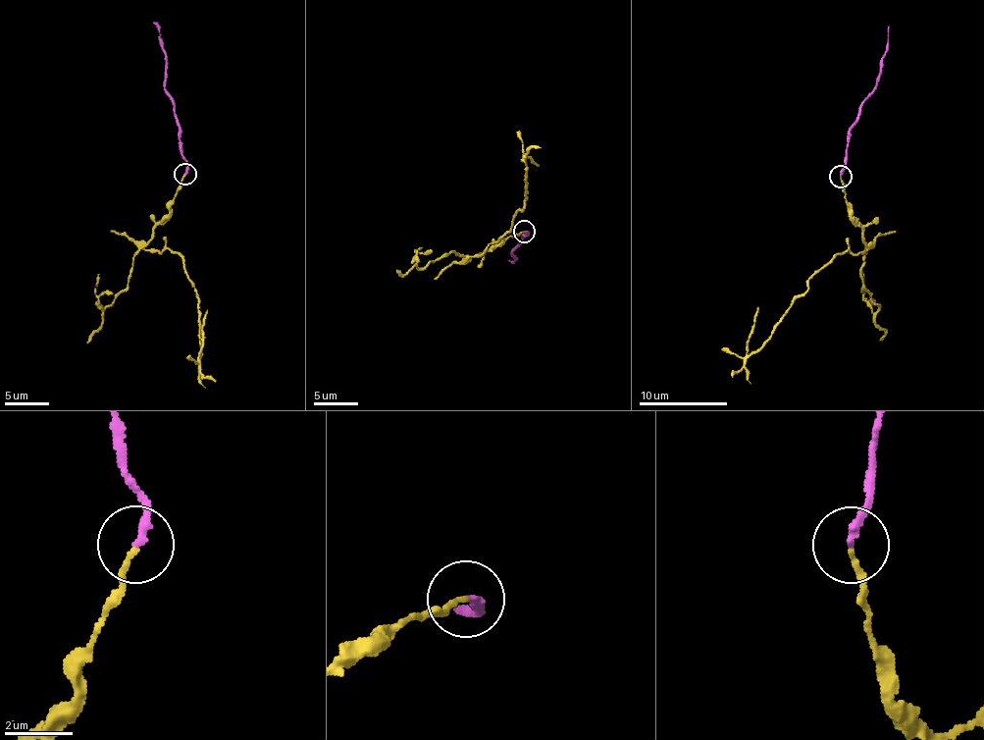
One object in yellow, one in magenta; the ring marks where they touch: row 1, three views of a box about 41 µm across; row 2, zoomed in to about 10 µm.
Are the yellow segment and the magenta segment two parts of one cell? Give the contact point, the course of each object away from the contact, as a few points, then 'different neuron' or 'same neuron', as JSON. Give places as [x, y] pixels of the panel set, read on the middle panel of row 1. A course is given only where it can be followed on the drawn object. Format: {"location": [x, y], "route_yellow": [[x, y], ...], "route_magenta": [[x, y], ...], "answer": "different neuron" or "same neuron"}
{"location": [524, 232], "route_yellow": [[525, 232], [469, 256], [478, 256], [500, 238], [518, 210], [525, 207], [528, 157], [538, 165]], "route_magenta": [[525, 232], [526, 236], [513, 250], [518, 256], [513, 262], [507, 260]], "answer": "different neuron"}

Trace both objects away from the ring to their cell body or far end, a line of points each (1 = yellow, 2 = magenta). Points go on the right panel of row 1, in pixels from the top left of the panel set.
1: (841, 176), (848, 209), (861, 228), (863, 252), (843, 251), (826, 263), (774, 333), (750, 352), (757, 307)
2: (841, 176), (846, 167), (849, 127), (858, 115), (858, 106), (877, 81), (879, 60), (887, 48), (888, 26)

